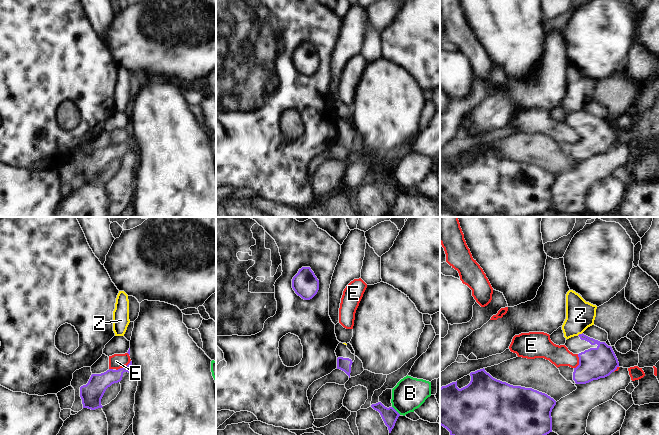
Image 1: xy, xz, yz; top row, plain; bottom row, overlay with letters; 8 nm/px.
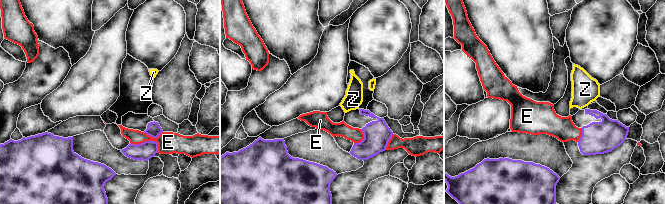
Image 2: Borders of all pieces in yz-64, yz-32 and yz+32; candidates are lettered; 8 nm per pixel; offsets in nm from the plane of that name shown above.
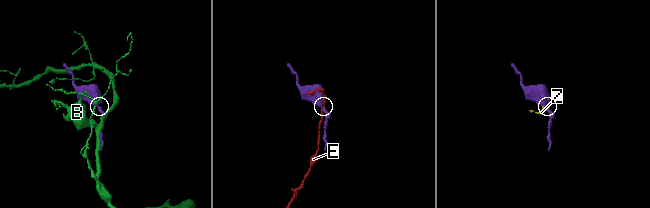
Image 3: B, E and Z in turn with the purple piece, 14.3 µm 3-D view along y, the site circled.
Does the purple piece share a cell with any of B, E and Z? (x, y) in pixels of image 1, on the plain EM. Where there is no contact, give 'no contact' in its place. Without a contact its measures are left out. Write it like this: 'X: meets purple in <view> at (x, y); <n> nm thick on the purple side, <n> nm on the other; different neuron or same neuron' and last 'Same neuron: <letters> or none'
B: meets purple in xz at (395, 186); 130 nm thick on the purple side, 260 nm on the other; different neuron
E: meets purple in xy at (123, 143); 160 nm thick on the purple side, 120 nm on the other; different neuron
Z: meets purple in yz at (579, 110); 220 nm thick on the purple side, 240 nm on the other; different neuron
Same neuron: none

